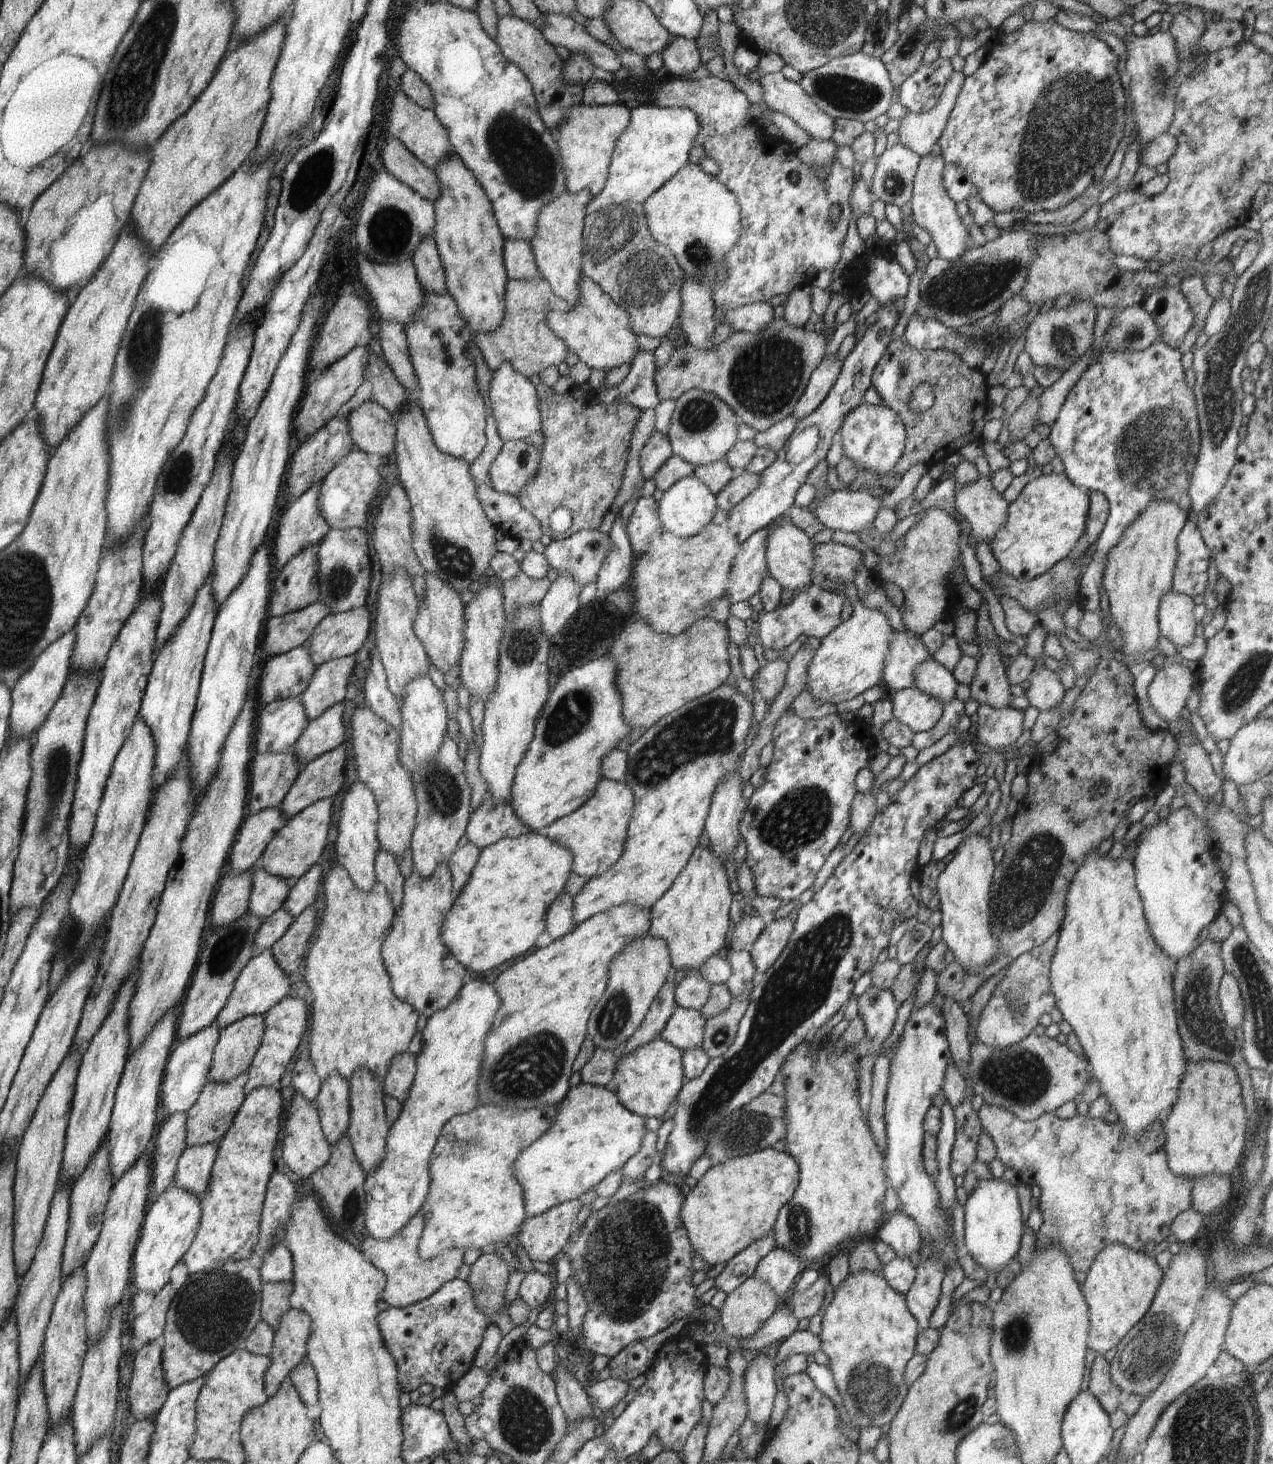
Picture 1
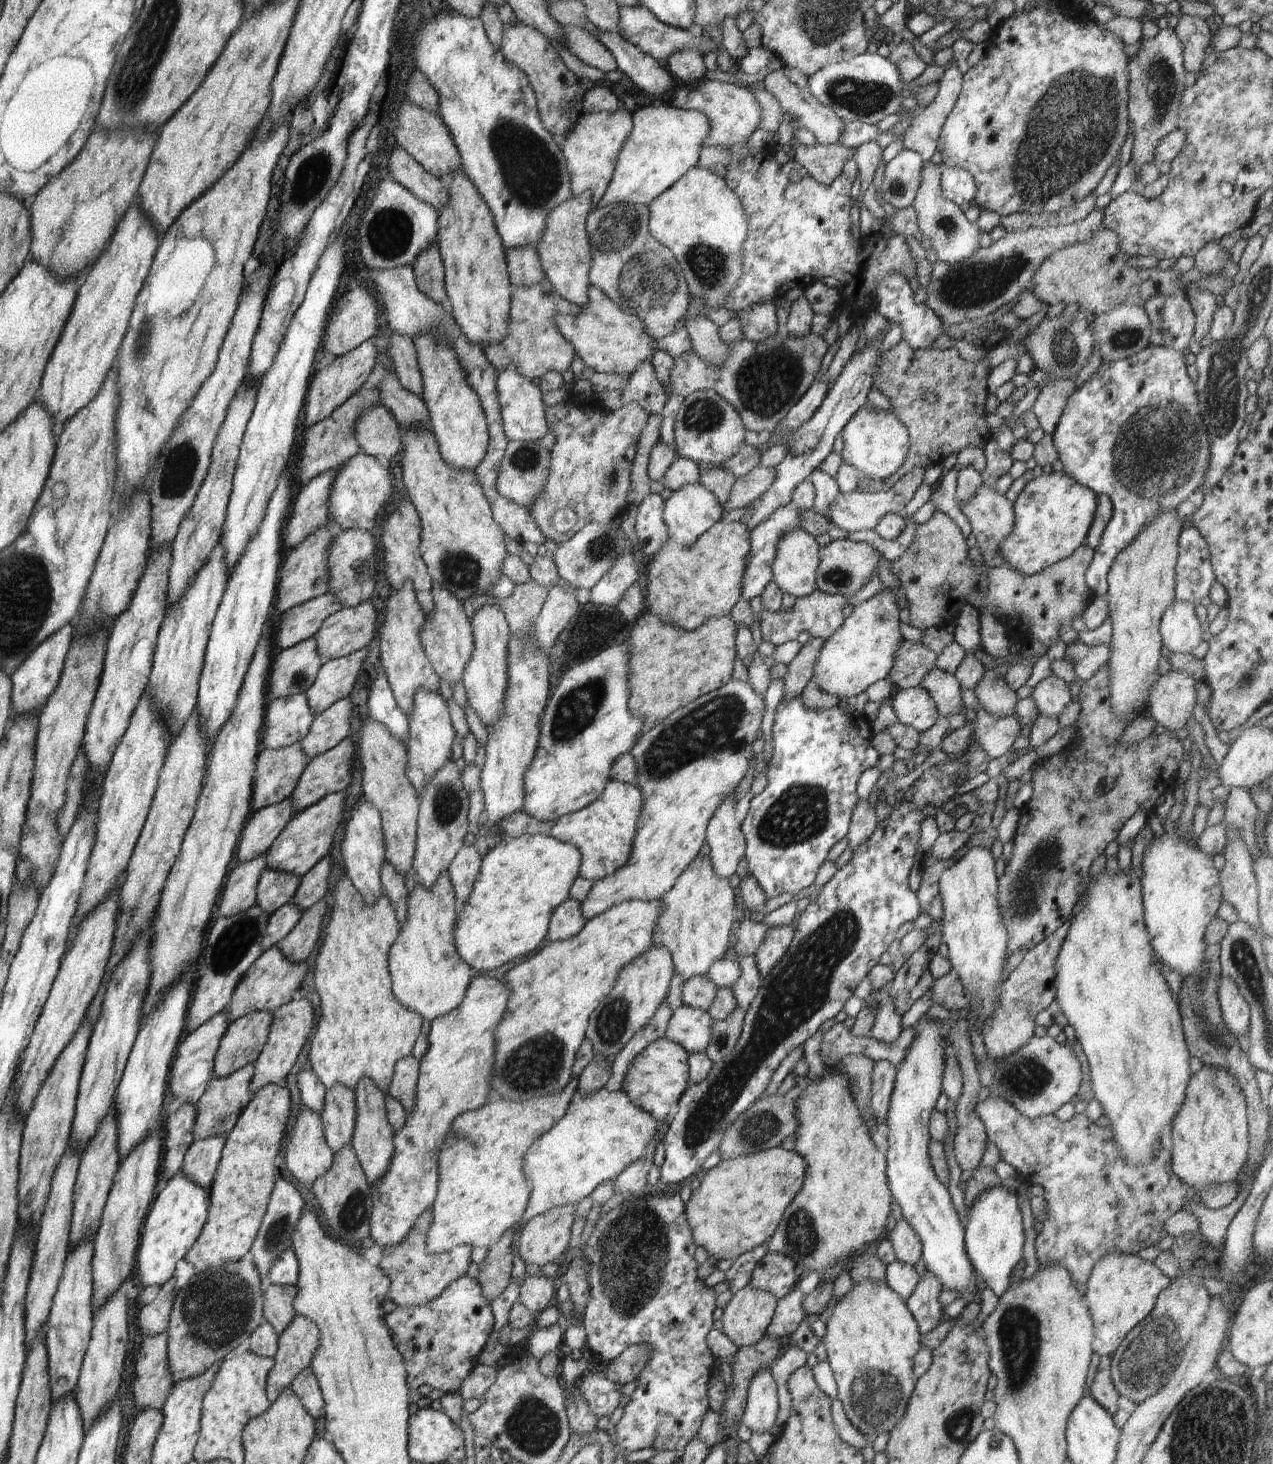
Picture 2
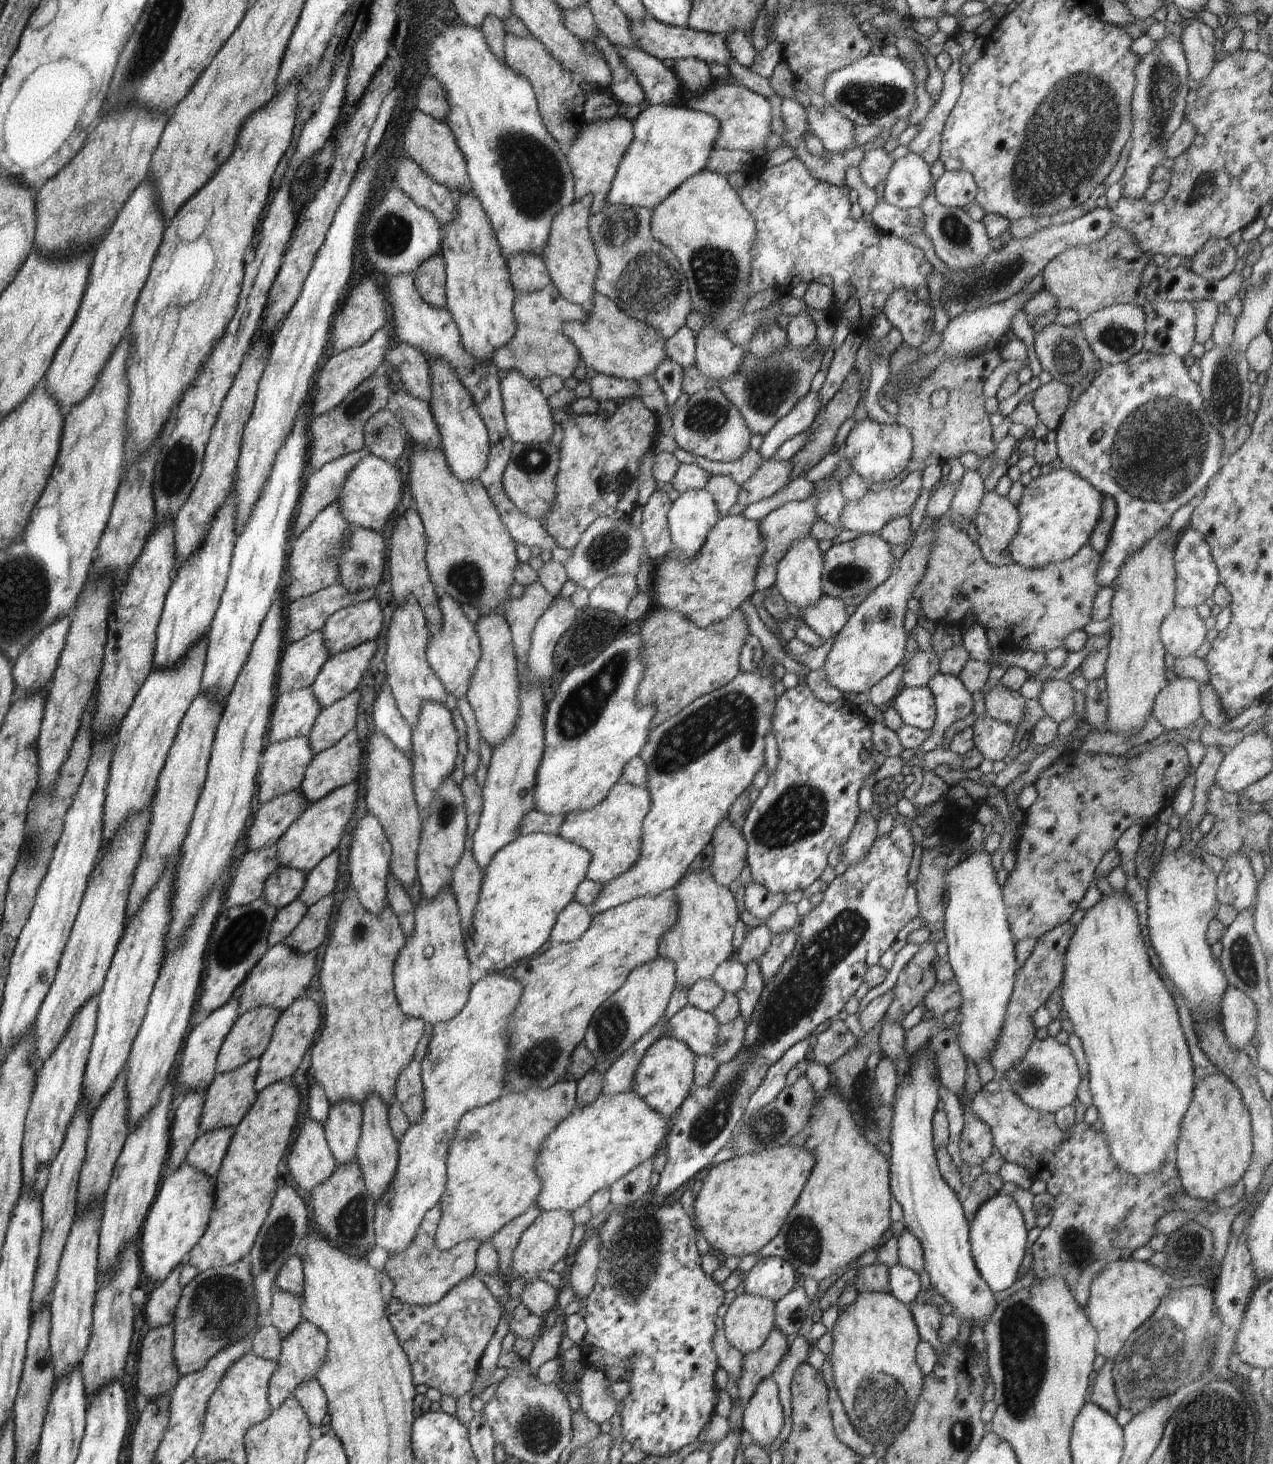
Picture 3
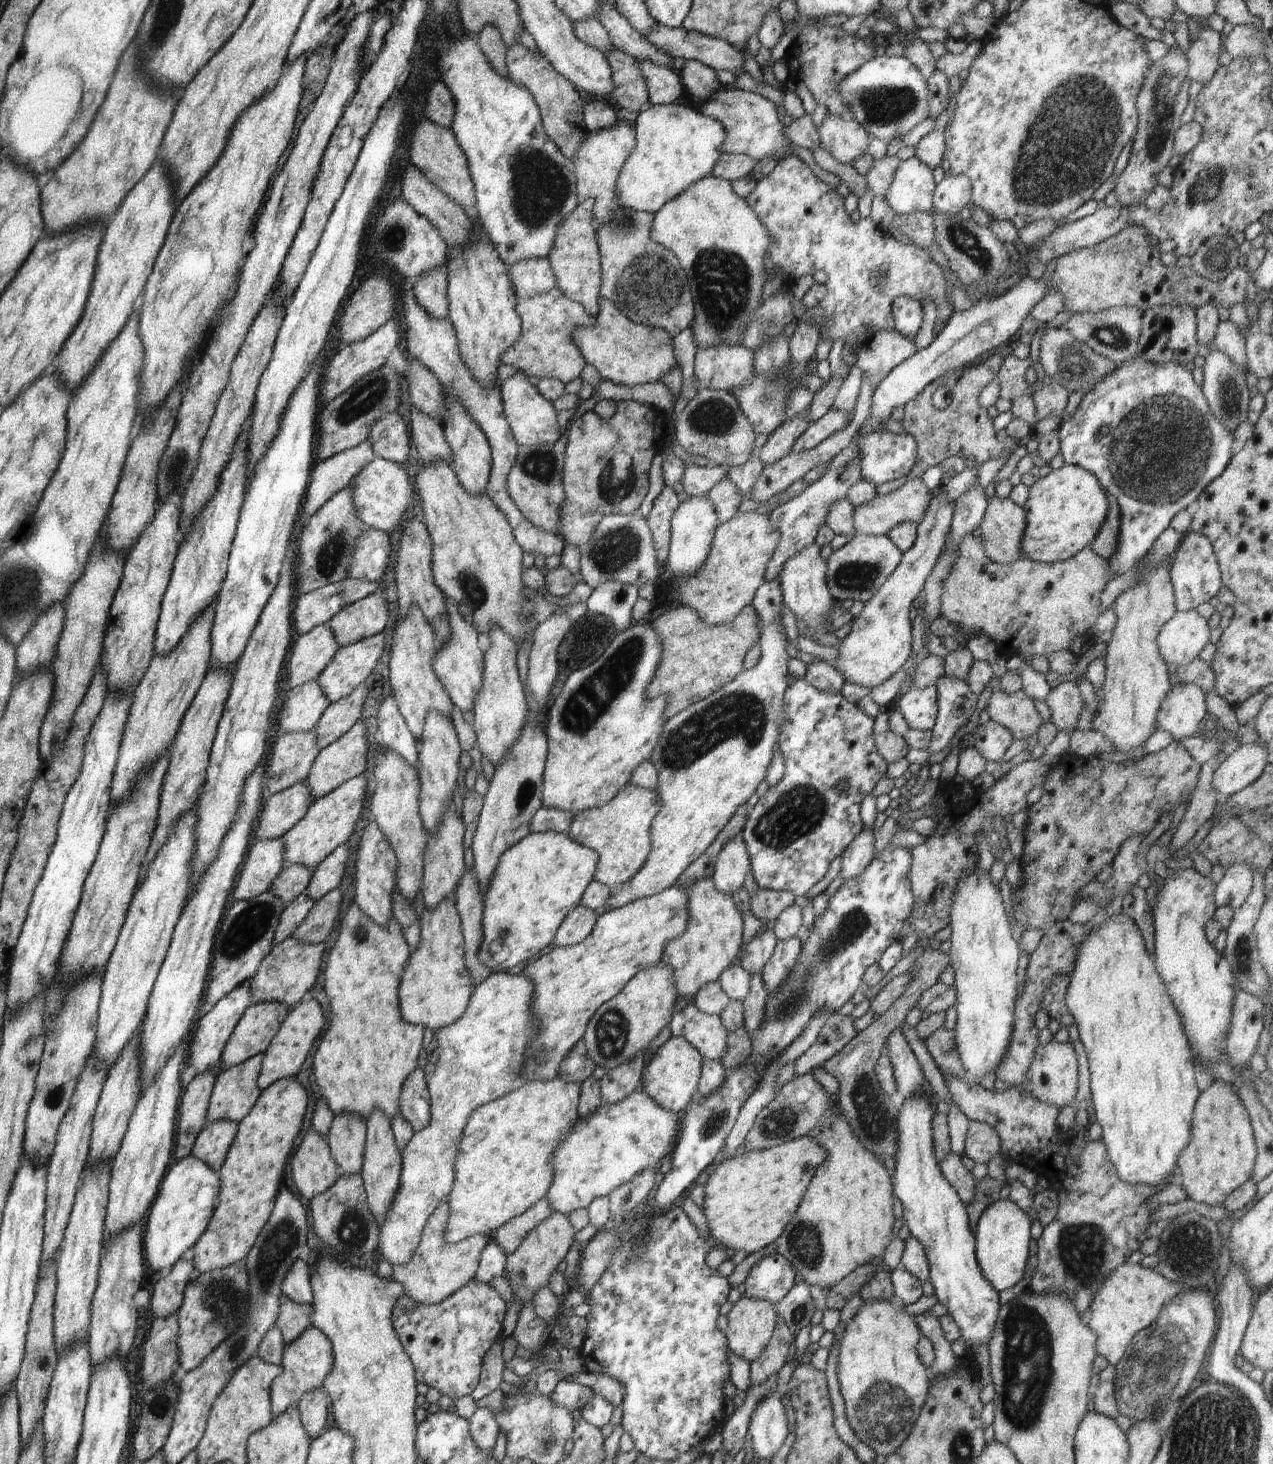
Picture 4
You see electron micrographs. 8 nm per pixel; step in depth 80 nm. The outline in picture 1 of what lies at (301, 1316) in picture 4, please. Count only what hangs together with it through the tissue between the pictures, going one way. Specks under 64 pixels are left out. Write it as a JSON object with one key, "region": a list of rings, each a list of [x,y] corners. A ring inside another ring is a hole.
{"region":[[[262,1282],[261,1320],[274,1332],[279,1330],[279,1318],[291,1308],[290,1295],[294,1292],[294,1282]]]}

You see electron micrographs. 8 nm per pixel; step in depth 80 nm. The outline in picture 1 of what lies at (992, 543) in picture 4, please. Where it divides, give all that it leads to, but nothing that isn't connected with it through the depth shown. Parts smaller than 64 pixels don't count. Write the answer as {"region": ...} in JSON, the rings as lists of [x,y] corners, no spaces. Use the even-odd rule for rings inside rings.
{"region":[[[979,476],[969,485],[956,480],[955,486],[954,506],[968,522],[970,536],[990,544],[1006,522],[1009,504],[988,477]]]}

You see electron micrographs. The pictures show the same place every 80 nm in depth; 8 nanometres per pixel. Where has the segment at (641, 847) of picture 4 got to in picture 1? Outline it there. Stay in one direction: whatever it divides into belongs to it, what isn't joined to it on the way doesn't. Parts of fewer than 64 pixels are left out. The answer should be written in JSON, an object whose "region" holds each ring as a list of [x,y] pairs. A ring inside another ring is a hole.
{"region":[[[600,779],[594,794],[578,810],[559,818],[547,826],[543,833],[572,853],[572,873],[591,879],[605,873],[623,853],[634,807],[635,798],[628,786],[620,781]]]}

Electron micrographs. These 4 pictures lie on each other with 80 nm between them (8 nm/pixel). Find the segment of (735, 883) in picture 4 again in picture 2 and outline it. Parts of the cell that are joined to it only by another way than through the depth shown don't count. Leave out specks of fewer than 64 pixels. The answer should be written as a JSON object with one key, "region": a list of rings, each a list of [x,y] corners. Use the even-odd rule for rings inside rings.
{"region":[[[730,793],[719,802],[710,818],[705,840],[710,846],[709,859],[720,878],[729,879],[745,856],[746,841],[736,808],[737,796]]]}

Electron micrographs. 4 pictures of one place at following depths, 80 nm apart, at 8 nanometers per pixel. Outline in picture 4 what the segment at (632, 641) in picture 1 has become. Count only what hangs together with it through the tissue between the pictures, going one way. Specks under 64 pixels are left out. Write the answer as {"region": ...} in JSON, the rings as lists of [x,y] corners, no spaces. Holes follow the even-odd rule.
{"region":[[[751,604],[745,606],[732,622],[713,627],[706,625],[697,612],[688,607],[666,610],[651,622],[661,643],[661,655],[656,672],[644,690],[644,698],[666,697],[663,717],[667,720],[732,682],[744,670],[742,663],[746,652],[759,640],[758,618]]]}

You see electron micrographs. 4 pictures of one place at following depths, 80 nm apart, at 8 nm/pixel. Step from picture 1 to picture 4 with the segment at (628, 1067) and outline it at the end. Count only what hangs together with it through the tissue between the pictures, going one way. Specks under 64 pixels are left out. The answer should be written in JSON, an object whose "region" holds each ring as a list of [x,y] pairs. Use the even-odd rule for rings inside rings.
{"region":[[[670,1037],[654,1052],[650,1062],[642,1069],[640,1084],[652,1100],[667,1111],[682,1114],[698,1096],[703,1056],[691,1042],[682,1037]]]}

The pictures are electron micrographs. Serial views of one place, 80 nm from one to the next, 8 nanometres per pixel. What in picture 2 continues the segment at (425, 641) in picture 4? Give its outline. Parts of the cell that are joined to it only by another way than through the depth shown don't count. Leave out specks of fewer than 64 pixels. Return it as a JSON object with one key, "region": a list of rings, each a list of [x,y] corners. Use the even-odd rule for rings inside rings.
{"region":[[[404,581],[398,590],[390,589],[385,610],[385,620],[379,629],[380,660],[394,698],[404,714],[408,716],[413,709],[413,694],[417,688],[424,687],[439,692],[440,678],[432,668],[419,637],[426,612],[420,606],[410,581]]]}

